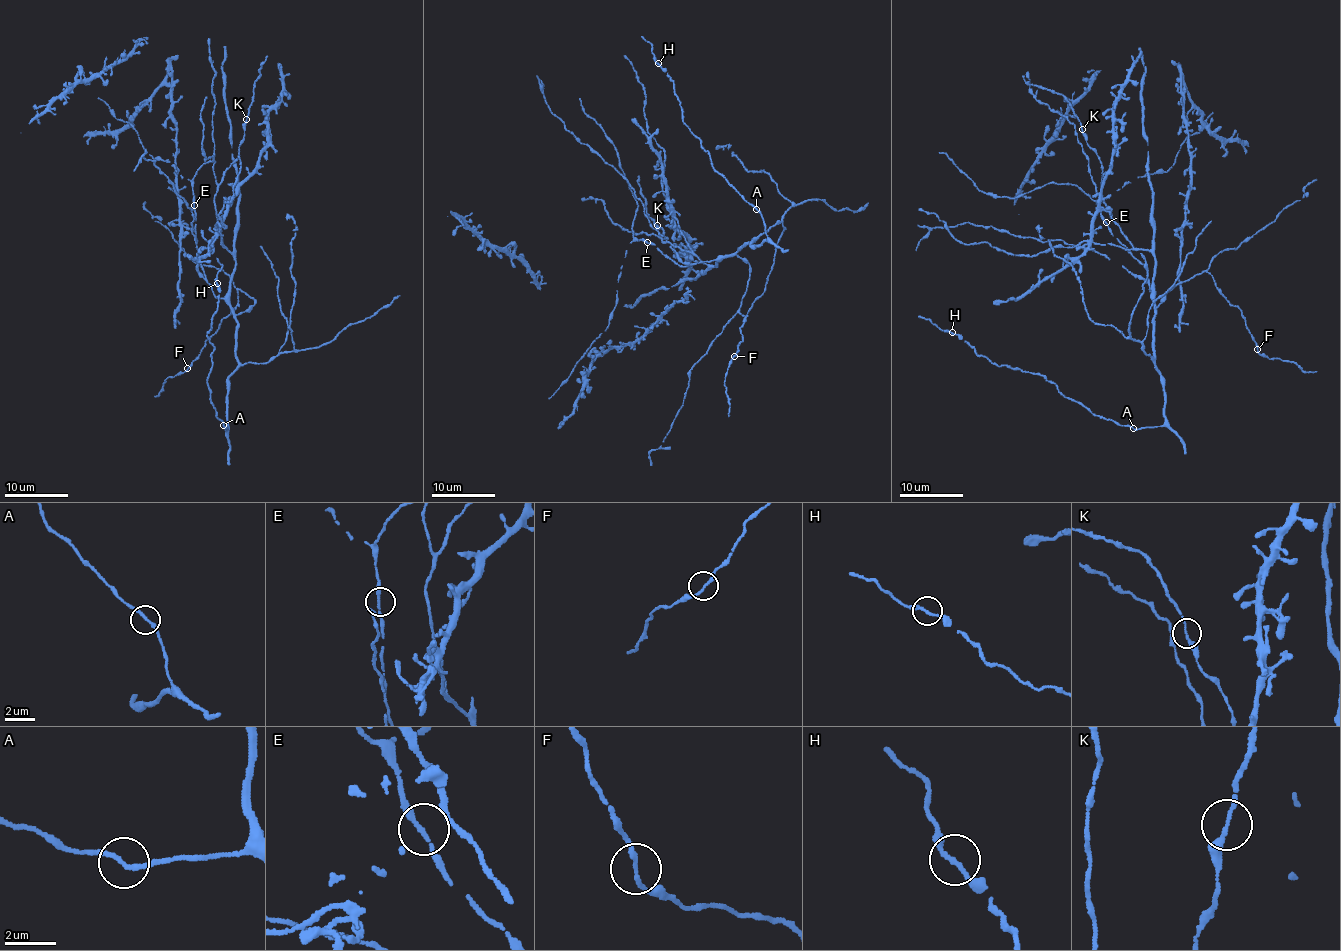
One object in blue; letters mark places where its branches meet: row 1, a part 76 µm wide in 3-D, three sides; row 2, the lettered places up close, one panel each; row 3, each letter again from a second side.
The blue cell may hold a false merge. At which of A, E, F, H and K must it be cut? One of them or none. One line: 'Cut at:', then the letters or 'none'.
Cut at: none

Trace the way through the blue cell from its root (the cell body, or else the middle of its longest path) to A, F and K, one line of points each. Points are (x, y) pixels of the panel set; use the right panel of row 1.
A: (1104, 222), (1147, 271), (1153, 297), (1154, 364), (1165, 397), (1165, 423), (1133, 428)
F: (1104, 222), (1109, 232), (1147, 271), (1155, 309), (1176, 285), (1207, 273), (1227, 300), (1239, 308), (1258, 349)
K: (1104, 222), (1147, 271), (1153, 297), (1154, 254), (1133, 247), (1112, 219), (1101, 192), (1099, 156), (1082, 130)

